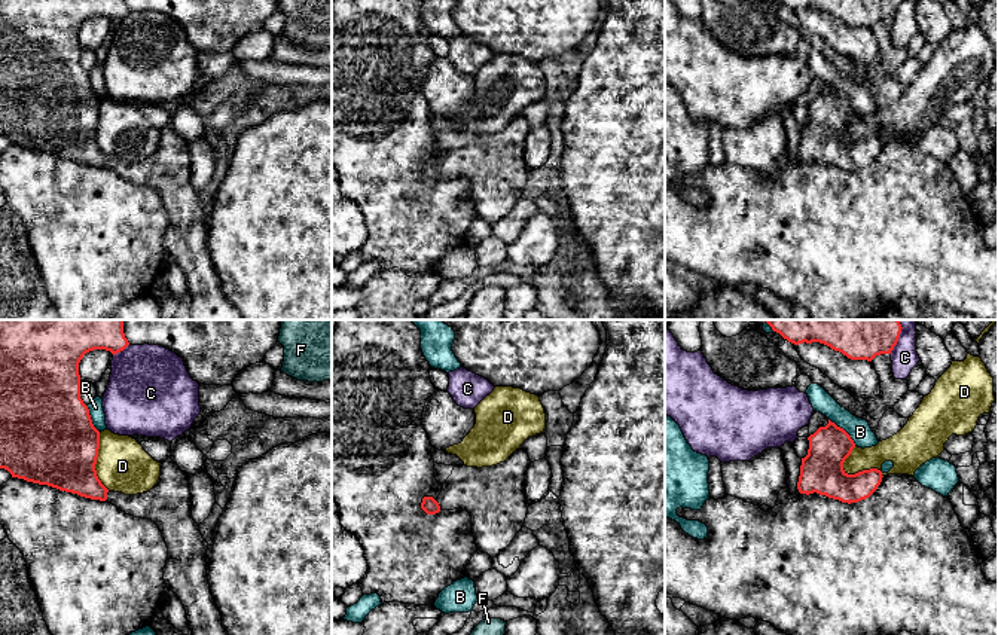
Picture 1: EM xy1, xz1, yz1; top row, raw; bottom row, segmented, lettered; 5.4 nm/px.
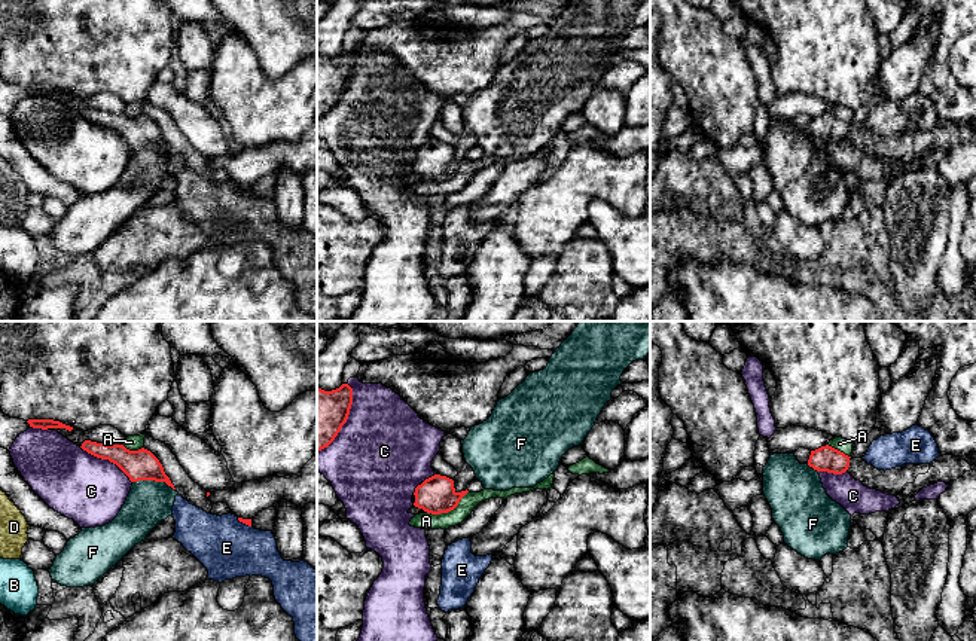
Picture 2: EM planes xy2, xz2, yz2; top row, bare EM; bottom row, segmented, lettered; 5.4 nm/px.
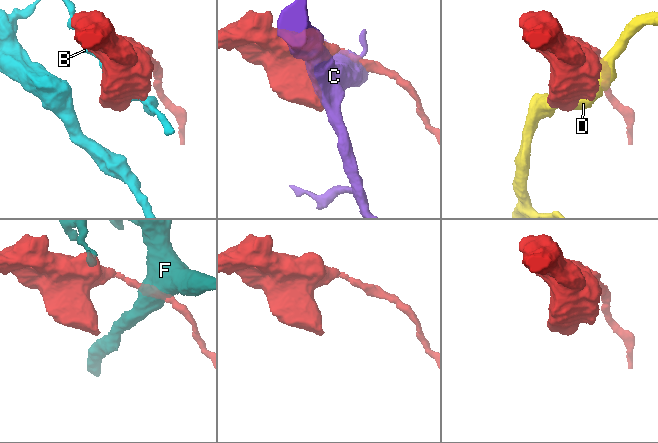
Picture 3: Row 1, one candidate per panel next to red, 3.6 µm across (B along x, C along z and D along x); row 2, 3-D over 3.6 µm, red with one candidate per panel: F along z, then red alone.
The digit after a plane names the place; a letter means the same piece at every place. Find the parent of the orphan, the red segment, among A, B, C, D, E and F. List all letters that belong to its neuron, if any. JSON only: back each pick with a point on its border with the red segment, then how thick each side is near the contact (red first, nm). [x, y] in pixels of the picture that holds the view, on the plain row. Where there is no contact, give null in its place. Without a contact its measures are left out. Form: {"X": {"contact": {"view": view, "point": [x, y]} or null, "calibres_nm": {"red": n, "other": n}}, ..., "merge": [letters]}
{"merge": []}

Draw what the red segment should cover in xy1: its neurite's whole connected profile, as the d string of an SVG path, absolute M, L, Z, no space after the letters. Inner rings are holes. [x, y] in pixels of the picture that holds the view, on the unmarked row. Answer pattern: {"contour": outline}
{"contour": "M0 0L0 135L12 144L109 168L126 181L155 189L168 214L165 251L178 263L187 281L189 320L241 320L223 294L210 259L208 210L192 184L187 141L168 123L161 129L158 150L137 162L110 159L97 143L100 98L80 65L79 30L89 18L106 16L115 22L128 12L125 0Z"}

